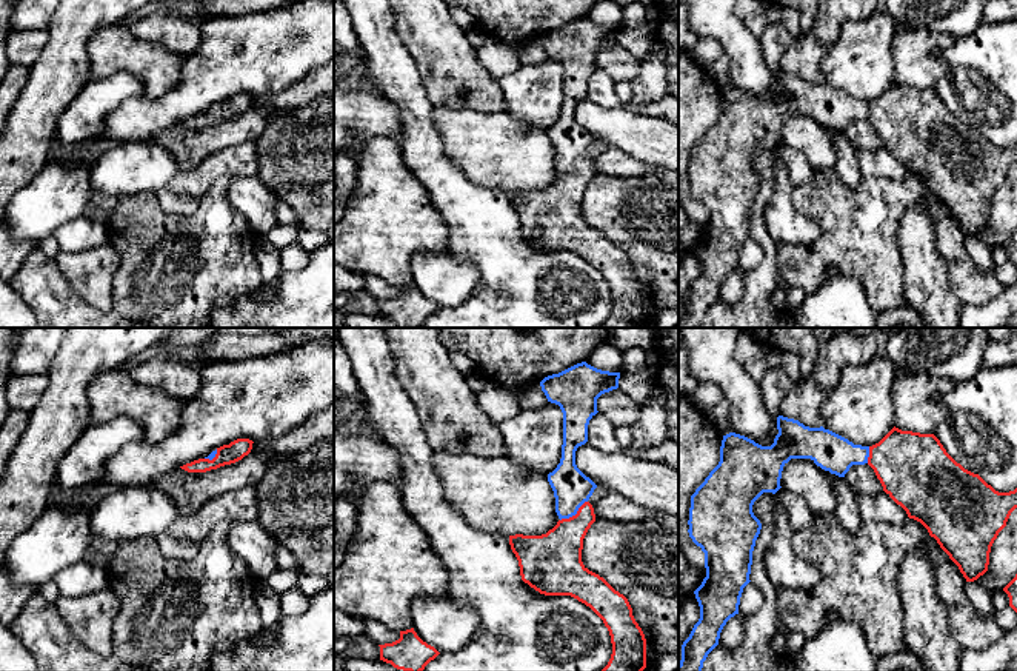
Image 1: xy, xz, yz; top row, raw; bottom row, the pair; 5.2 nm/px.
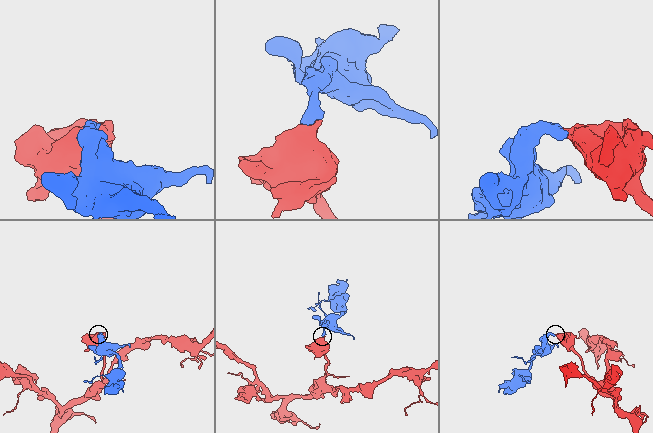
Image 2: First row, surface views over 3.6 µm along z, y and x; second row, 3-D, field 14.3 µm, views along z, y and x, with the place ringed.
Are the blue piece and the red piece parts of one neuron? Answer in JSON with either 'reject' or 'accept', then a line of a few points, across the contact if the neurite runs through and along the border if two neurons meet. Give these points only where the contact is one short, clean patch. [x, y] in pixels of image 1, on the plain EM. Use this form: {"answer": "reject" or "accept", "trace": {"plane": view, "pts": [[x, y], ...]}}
{"answer": "accept", "trace": {"plane": "xz", "pts": [[571, 143], [574, 170], [574, 179], [554, 213]]}}

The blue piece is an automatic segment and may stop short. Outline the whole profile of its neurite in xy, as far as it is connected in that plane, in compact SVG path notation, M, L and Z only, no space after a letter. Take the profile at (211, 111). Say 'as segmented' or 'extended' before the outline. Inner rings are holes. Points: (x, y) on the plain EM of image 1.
extended; M237 94L229 100L217 103L208 112L194 115L180 123L188 128L206 128L225 120L235 119L251 108L252 98L254 97L249 94Z

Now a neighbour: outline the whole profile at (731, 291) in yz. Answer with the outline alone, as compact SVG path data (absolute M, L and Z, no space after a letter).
M735 269L723 282L719 294L719 300L728 306L735 305L743 294L743 272Z

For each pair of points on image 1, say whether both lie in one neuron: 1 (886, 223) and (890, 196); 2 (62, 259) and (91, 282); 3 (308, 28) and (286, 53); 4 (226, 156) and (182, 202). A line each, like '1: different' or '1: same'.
1: same
2: same
3: same
4: same

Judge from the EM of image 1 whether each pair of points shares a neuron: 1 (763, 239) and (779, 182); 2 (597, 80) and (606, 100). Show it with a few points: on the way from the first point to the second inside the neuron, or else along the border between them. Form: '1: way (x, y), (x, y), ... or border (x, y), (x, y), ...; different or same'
1: border (770, 194), (765, 203), (763, 225), (774, 243); different
2: way (600, 85), (605, 96); same

